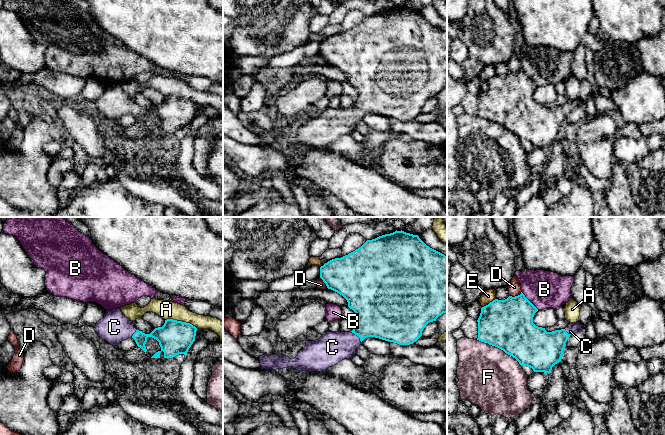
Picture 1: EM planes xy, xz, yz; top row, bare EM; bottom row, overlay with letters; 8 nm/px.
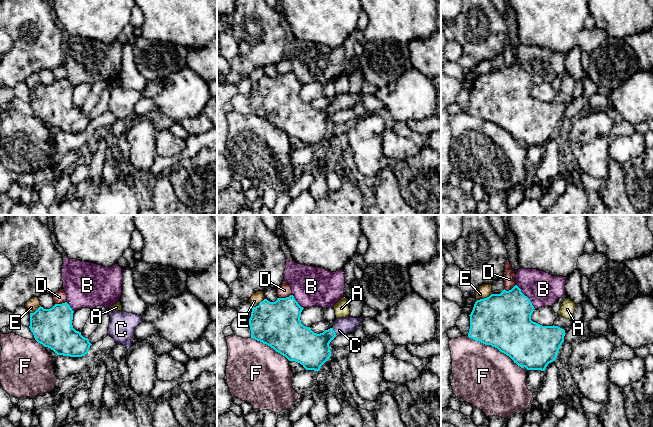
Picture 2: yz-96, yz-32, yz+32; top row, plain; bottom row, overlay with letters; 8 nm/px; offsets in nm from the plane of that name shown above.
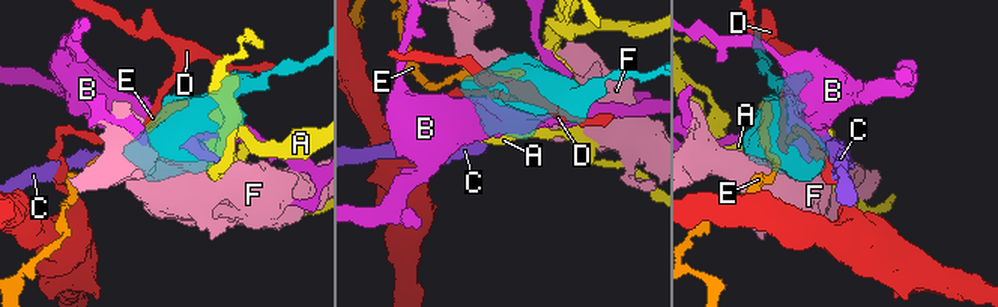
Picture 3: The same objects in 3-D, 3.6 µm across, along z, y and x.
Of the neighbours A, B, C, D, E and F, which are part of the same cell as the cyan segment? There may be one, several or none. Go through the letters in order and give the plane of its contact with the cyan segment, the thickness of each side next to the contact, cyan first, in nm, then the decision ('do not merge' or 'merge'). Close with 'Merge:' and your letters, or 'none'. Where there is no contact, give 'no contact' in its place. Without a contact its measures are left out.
A: contact in xy; calibres 280 and 140 nm; do not merge
B: contact in yz; calibres 400 and 300 nm; do not merge
C: contact in xz; calibres 360 and 260 nm; merge
D: contact in yz; calibres 400 and 100 nm; do not merge
E: contact in yz; calibres 400 and 100 nm; do not merge
F: contact in yz; calibres 400 and 480 nm; do not merge
Merge: C

